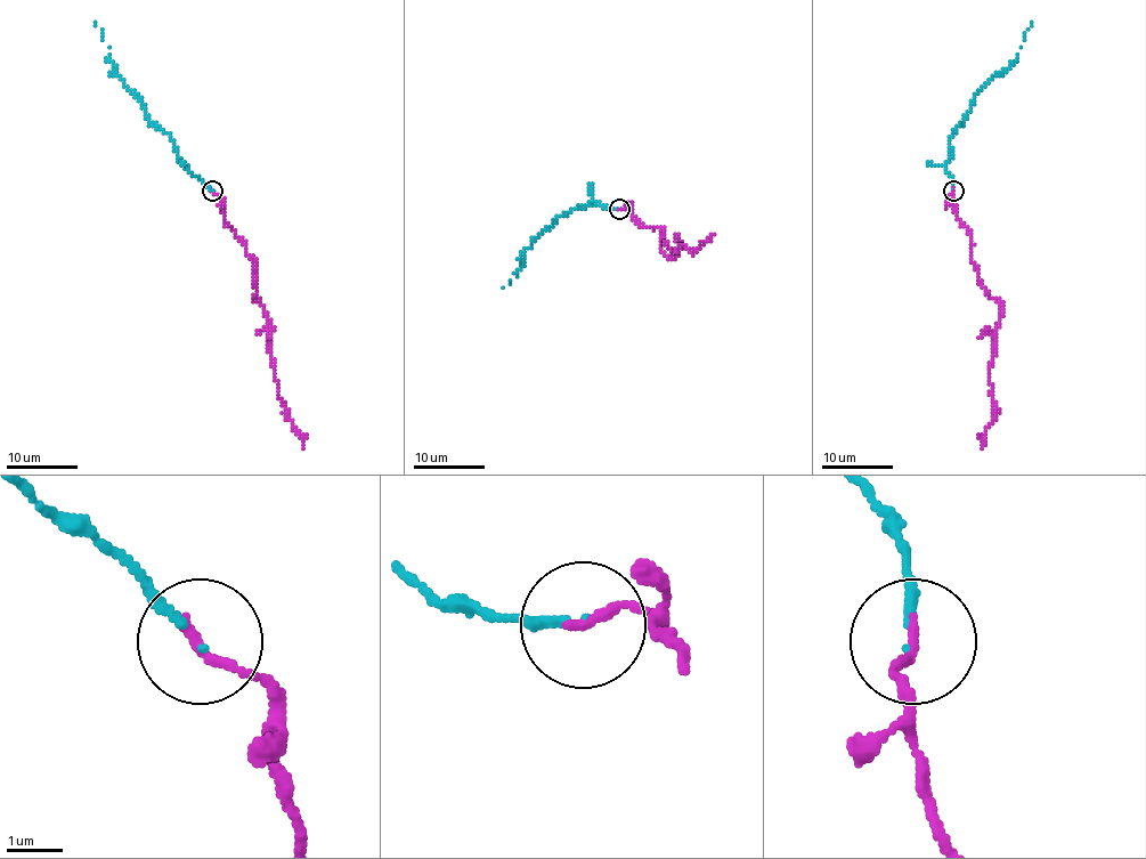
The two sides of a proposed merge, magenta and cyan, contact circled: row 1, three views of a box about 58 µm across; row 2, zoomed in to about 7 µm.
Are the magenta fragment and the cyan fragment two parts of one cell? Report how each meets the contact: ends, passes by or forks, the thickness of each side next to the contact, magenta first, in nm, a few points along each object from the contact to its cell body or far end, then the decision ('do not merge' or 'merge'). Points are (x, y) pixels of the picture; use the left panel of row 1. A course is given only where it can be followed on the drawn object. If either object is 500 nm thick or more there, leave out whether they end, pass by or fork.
magenta ends | cyan ends | 180/100 nm | magenta via (212, 192), (221, 199), (225, 221), (253, 259), (253, 297), (268, 324), (269, 354), (284, 415), (303, 447) | cyan via (212, 192), (187, 168), (173, 139), (148, 120), (145, 105), (114, 73), (115, 66), (96, 23) | merge

